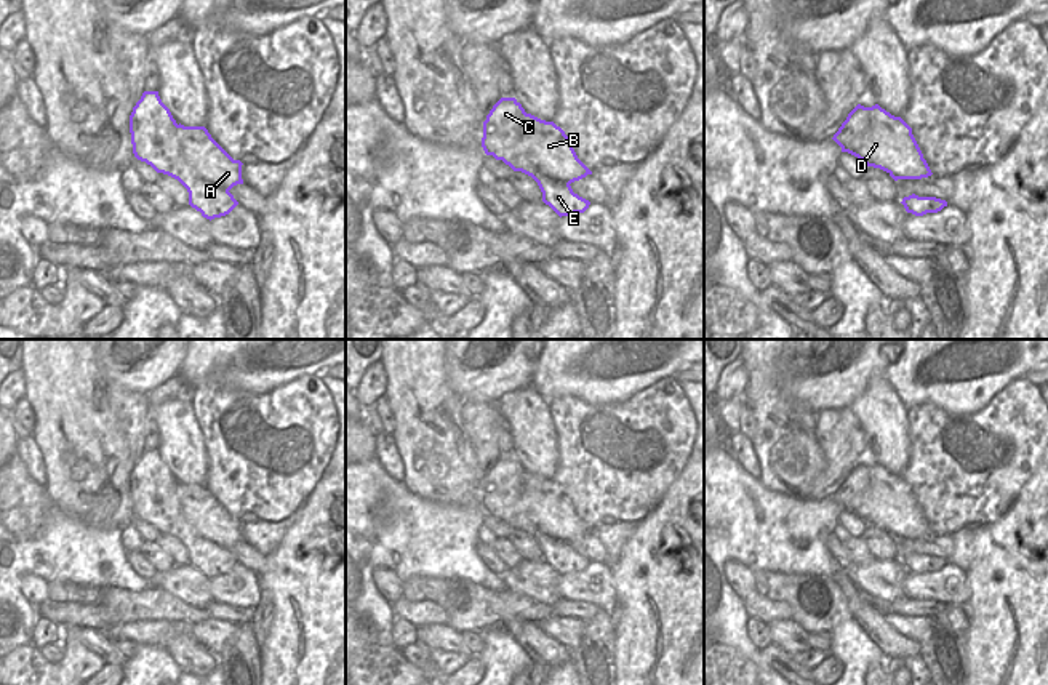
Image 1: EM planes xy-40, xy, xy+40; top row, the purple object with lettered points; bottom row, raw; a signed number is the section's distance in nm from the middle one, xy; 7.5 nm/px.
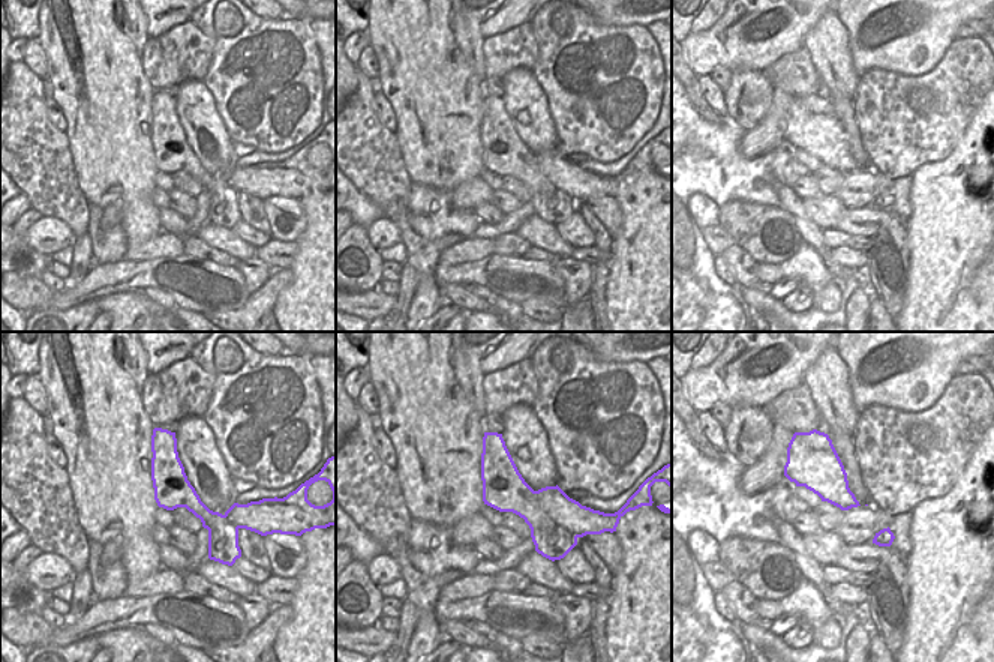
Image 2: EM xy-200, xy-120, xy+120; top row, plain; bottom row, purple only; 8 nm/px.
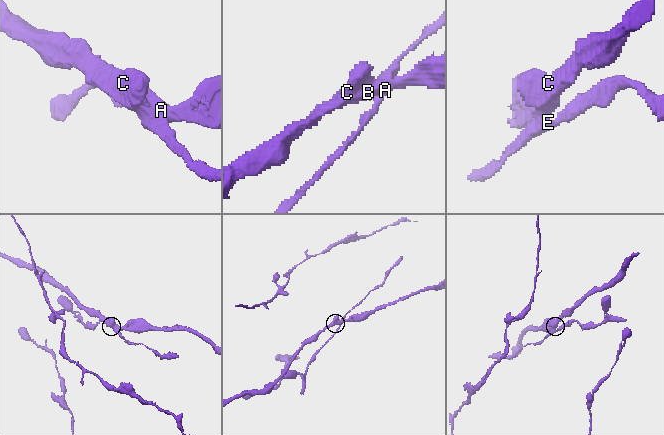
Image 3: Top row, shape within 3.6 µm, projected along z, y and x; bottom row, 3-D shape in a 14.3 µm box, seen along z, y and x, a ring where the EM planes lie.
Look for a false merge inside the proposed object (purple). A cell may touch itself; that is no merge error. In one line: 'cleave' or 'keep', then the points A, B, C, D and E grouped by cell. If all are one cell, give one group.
cleave; A B D / C E

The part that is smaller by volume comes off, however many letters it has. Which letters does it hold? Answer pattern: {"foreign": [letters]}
{"foreign": ["C", "E"]}

